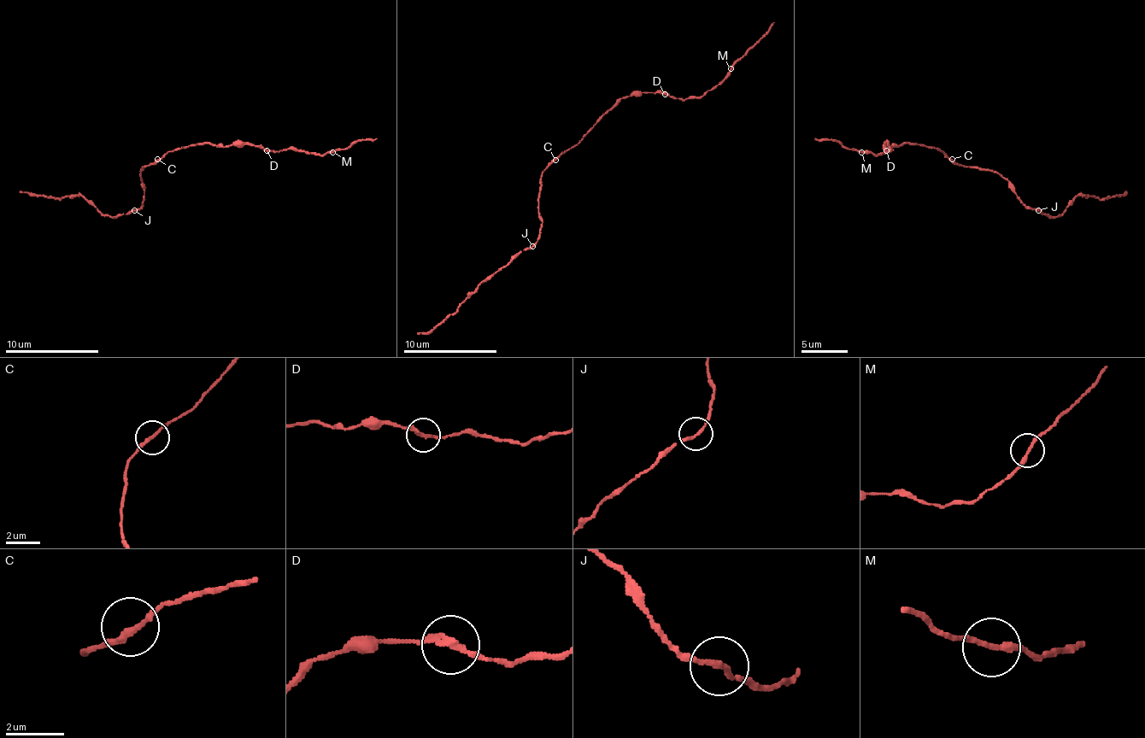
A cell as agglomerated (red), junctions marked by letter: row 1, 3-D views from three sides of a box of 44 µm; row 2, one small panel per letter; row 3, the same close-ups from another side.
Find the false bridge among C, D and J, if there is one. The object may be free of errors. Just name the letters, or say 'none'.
none

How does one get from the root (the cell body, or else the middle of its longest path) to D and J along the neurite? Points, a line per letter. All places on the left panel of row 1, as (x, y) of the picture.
D: (162, 156), (181, 147), (207, 143), (261, 145), (267, 149)
J: (162, 156), (141, 168), (143, 203), (134, 210)

